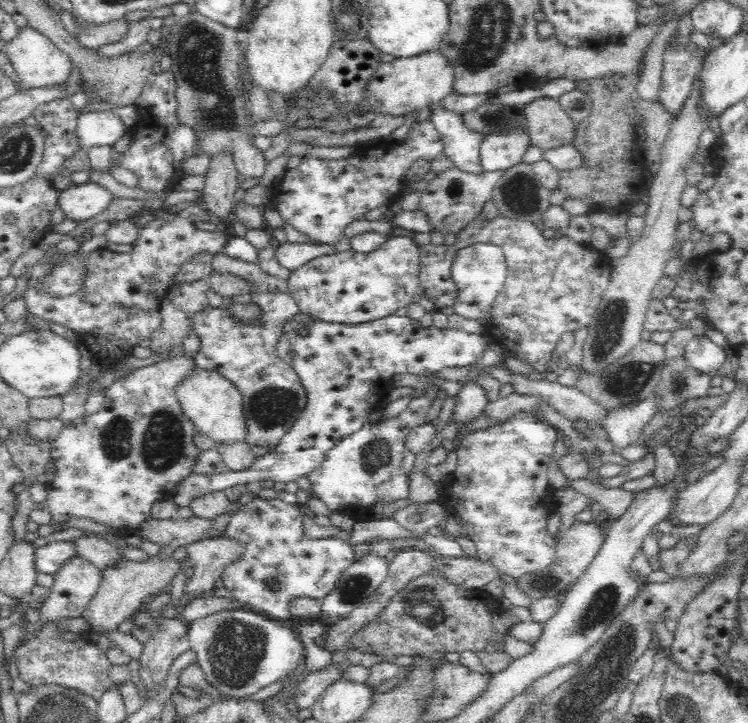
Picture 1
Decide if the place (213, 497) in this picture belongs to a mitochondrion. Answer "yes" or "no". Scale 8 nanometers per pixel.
no

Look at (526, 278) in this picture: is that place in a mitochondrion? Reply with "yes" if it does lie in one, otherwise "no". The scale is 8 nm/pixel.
no

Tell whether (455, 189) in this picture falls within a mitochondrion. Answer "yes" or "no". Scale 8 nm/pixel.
yes

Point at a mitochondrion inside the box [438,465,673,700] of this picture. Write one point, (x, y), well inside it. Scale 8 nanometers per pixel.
(603, 602)

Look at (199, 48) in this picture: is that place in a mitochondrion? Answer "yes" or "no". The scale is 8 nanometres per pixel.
yes

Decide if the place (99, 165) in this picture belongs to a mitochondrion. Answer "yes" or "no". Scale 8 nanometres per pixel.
no

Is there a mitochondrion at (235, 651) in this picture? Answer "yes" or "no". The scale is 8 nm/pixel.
yes

